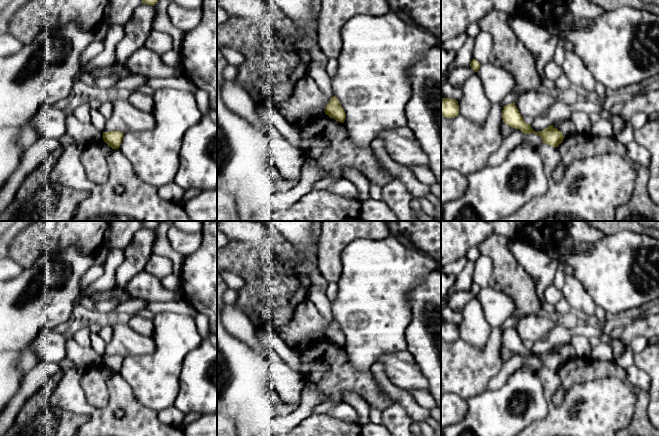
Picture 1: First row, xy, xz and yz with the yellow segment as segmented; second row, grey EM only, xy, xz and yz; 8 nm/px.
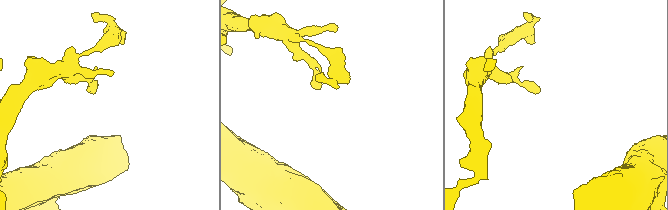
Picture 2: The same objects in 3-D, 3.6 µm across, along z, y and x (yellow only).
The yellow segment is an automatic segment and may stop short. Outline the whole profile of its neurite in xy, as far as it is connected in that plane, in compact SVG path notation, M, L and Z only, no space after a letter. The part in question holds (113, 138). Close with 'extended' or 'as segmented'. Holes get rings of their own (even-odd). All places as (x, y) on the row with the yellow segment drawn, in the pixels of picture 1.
M109 131L103 132L103 140L108 144L112 149L119 149L124 134L120 131Z | as segmented

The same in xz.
M335 96L331 97L324 112L330 118L333 118L340 123L344 123L344 121L345 121L345 118L346 118L345 111L342 108L338 98L336 98Z | as segmented

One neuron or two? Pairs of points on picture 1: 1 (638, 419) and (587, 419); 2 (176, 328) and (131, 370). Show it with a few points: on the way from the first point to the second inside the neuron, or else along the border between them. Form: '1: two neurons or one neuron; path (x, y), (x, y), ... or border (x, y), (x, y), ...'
1: two neurons; border (636, 396), (632, 420), (627, 425)
2: one neuron; path (173, 342), (145, 370)

